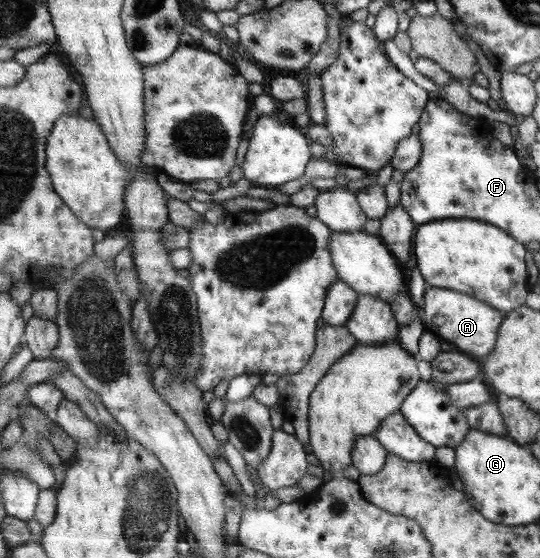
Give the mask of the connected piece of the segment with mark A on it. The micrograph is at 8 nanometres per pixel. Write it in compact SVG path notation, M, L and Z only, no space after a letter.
M428 287L424 293L419 318L426 331L449 342L454 350L465 355L485 356L496 344L495 338L499 334L497 330L500 330L504 313L464 293Z

